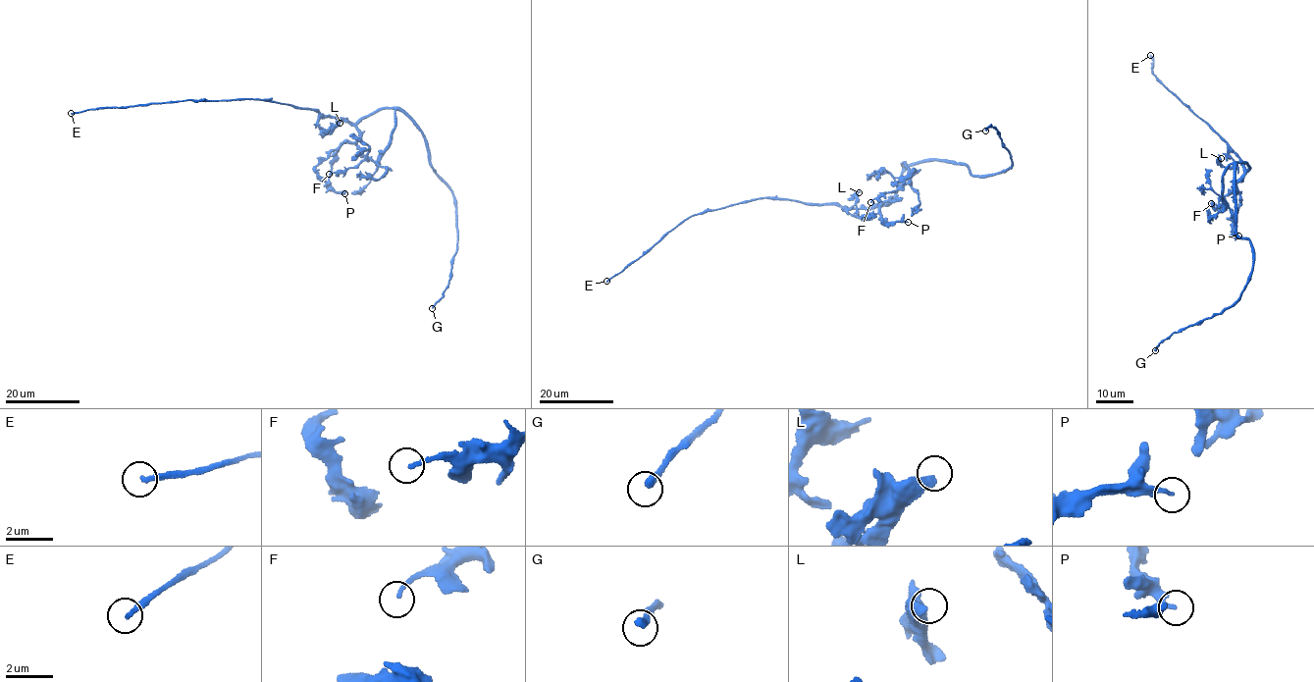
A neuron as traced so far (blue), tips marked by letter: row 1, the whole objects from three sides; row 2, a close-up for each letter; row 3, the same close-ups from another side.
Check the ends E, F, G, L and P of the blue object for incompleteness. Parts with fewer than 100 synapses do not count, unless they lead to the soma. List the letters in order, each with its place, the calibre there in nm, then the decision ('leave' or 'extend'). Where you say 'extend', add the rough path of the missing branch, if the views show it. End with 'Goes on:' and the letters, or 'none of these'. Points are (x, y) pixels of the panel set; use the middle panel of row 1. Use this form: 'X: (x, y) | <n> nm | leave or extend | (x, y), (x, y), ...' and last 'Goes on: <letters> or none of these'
E: (606, 281) | 190 nm | extend
F: (870, 202) | 160 nm | leave
G: (985, 131) | 320 nm | leave
L: (859, 192) | 280 nm | leave
P: (908, 222) | 150 nm | leave
Goes on: E

